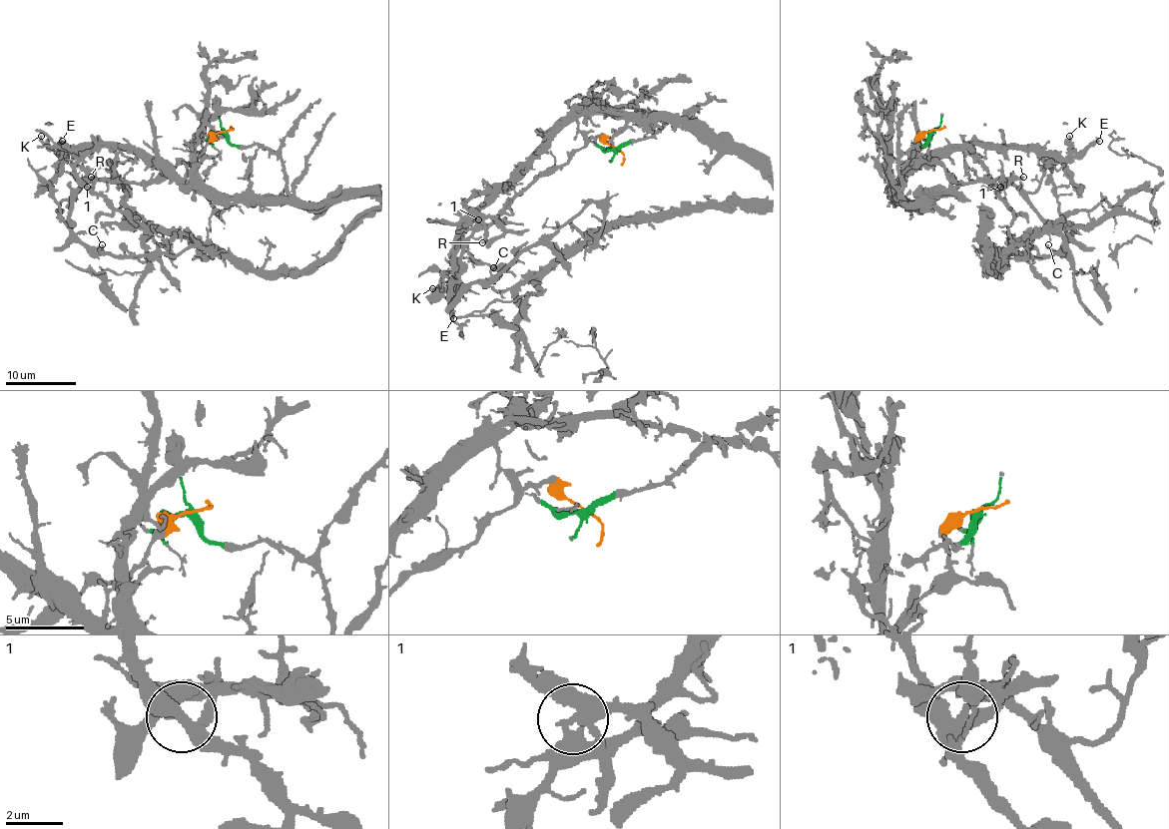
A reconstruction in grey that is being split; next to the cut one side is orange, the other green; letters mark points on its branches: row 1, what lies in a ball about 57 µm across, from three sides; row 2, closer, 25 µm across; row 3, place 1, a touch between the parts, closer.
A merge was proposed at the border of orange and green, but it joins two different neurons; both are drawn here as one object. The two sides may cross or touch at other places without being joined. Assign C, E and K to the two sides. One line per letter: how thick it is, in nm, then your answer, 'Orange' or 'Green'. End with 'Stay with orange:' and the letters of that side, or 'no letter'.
C: Thickness 150 nm. Orange
E: Thickness 320 nm. Green
K: Thickness 220 nm. Green
Stay with orange: C

